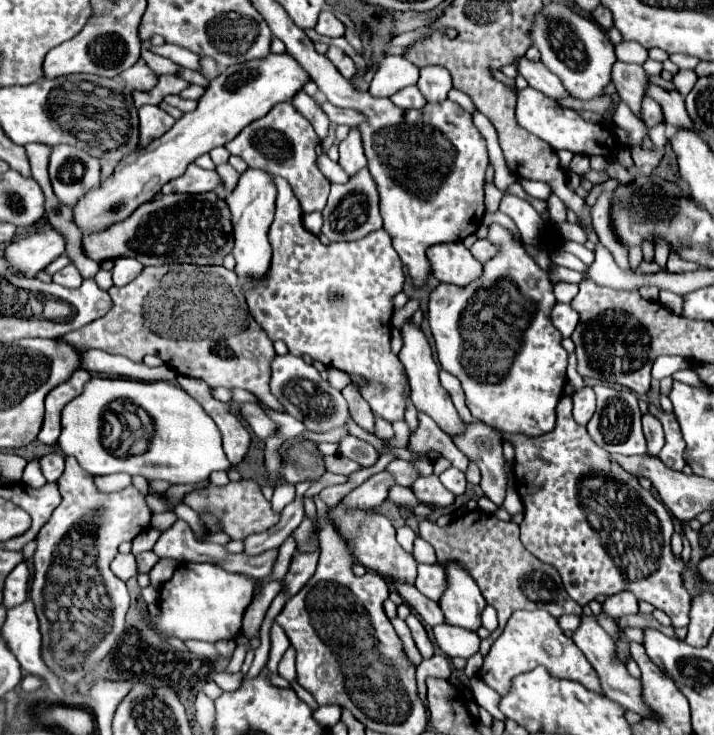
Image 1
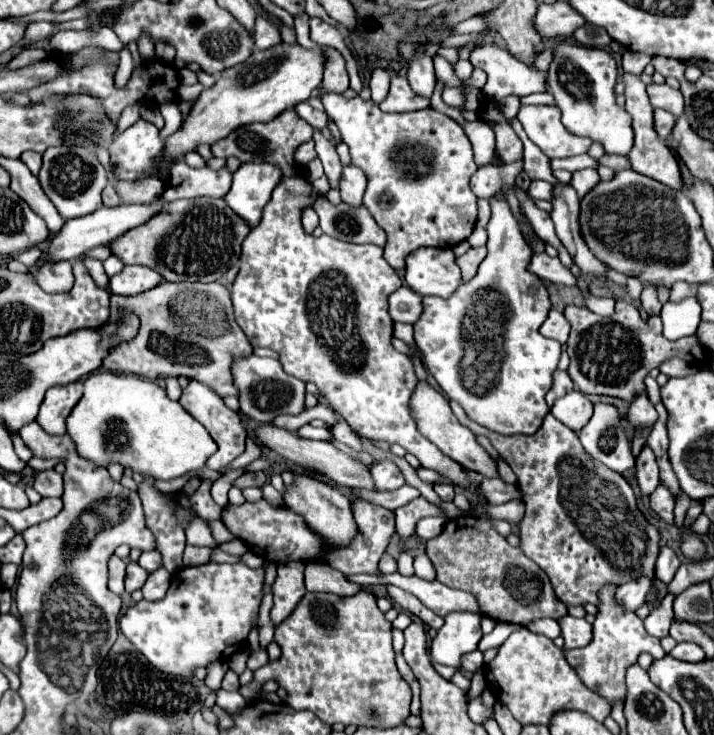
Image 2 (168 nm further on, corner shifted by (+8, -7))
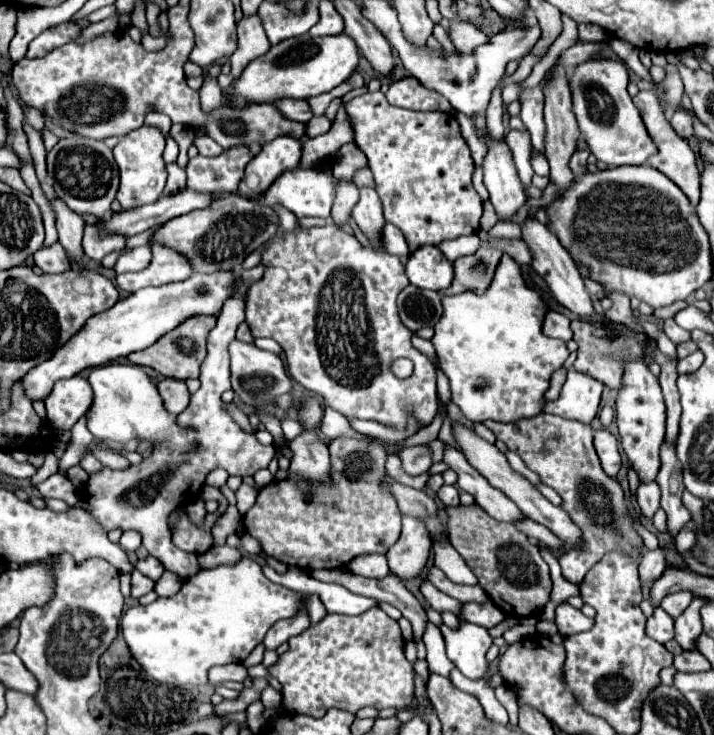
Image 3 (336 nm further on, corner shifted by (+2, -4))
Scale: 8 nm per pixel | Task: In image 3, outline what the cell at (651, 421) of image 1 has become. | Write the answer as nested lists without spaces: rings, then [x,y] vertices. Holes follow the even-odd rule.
[[[641,483],[637,491],[637,501],[647,519],[653,519],[655,511],[659,509],[659,485],[653,483]]]

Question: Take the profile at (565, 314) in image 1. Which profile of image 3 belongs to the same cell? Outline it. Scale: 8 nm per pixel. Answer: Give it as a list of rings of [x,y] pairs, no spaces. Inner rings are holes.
[[[549,311],[543,319],[543,335],[555,337],[561,341],[569,341],[573,337],[569,329],[569,319],[559,311]]]

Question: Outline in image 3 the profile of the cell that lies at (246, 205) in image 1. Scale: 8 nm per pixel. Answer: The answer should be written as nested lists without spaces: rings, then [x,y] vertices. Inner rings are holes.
[[[279,135],[249,161],[239,191],[247,197],[261,195],[283,171],[299,167],[299,161],[301,141],[291,135]]]

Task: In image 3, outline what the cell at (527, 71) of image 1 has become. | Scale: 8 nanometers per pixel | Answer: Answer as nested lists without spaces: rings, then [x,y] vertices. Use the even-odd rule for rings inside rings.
[[[451,21],[447,27],[447,35],[451,43],[455,45],[455,49],[461,53],[471,53],[471,49],[487,41],[487,35],[479,27],[475,27],[473,23],[465,23],[465,21]]]

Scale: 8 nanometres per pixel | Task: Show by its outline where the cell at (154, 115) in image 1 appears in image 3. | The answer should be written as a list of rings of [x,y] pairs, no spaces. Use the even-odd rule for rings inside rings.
[[[143,125],[131,133],[127,133],[113,149],[115,161],[121,171],[121,185],[117,191],[117,201],[121,203],[121,209],[135,209],[147,203],[155,203],[163,195],[163,187],[167,181],[167,169],[163,163],[163,149],[165,149],[165,137],[157,127]]]

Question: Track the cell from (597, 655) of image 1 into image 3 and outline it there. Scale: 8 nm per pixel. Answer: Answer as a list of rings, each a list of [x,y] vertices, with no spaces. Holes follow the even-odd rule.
[[[561,603],[557,609],[555,609],[555,623],[559,627],[559,633],[563,637],[569,637],[573,633],[583,633],[585,629],[591,629],[591,623],[593,619],[585,617],[579,609],[571,607],[569,603]]]

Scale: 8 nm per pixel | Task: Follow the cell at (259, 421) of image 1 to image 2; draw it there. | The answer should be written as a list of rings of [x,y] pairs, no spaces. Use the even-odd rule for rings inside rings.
[[[261,424],[255,430],[255,438],[267,450],[271,450],[271,452],[283,456],[285,460],[295,462],[295,464],[323,476],[323,480],[327,480],[327,482],[335,482],[337,486],[363,486],[363,488],[373,490],[373,480],[371,480],[371,474],[369,474],[369,466],[357,464],[357,460],[353,460],[351,456],[345,456],[343,452],[337,452],[337,448],[333,448],[327,442],[303,440],[303,438],[297,438],[295,434],[291,434],[287,430],[281,430],[281,428],[275,428],[271,424]]]

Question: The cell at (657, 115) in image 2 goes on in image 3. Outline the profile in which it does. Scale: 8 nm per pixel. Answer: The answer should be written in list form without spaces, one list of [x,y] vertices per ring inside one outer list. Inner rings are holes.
[[[685,111],[675,113],[675,117],[671,117],[669,123],[677,131],[677,135],[683,139],[689,139],[693,135],[693,119]]]

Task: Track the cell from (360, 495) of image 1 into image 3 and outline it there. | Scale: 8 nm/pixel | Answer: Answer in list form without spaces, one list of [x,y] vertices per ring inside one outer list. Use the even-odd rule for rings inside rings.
[[[427,445],[407,447],[407,449],[403,449],[403,453],[401,453],[399,457],[401,457],[403,469],[405,469],[409,475],[421,475],[421,473],[427,473],[429,467],[433,465],[431,451],[429,451]]]

